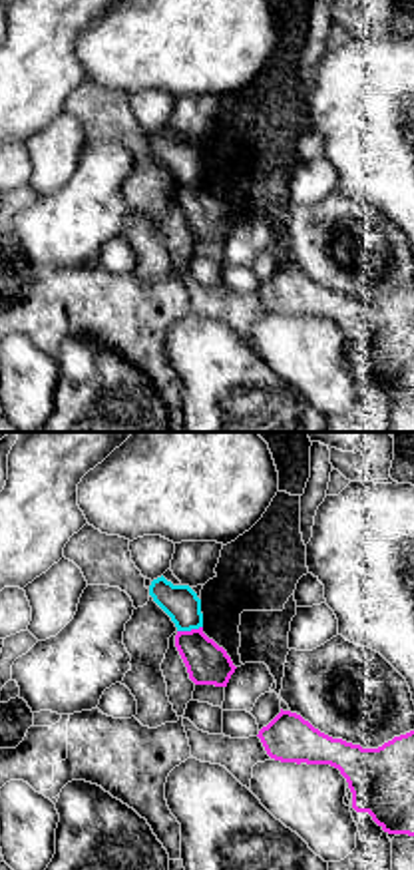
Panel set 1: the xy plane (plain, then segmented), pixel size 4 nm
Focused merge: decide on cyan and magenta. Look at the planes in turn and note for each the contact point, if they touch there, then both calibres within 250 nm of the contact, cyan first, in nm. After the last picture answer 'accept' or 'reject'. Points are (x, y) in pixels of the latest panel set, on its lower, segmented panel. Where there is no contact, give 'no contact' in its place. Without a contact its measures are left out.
(190, 630) | 140/170 nm

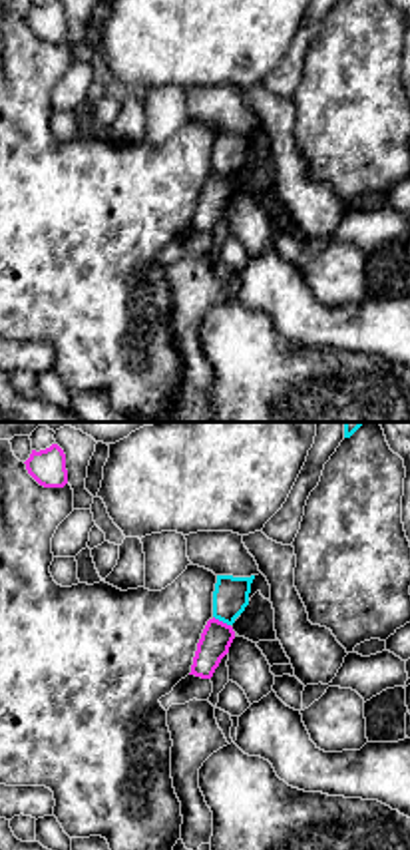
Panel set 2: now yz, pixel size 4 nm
(221, 620) | 140/130 nm

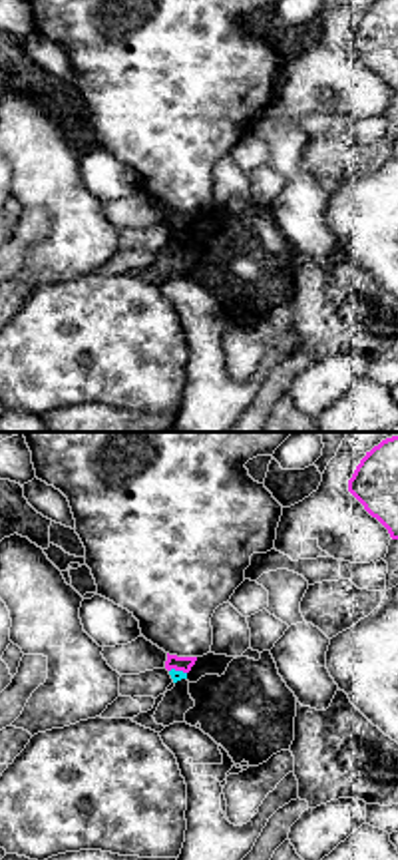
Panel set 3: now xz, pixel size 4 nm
(178, 671) | 50/60 nm

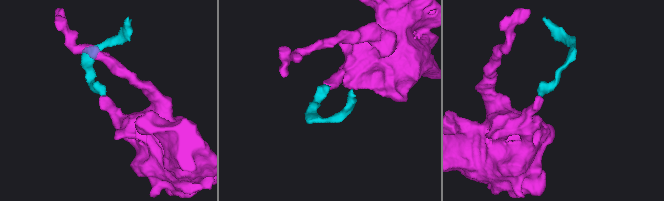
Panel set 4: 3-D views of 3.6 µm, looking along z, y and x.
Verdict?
reject

